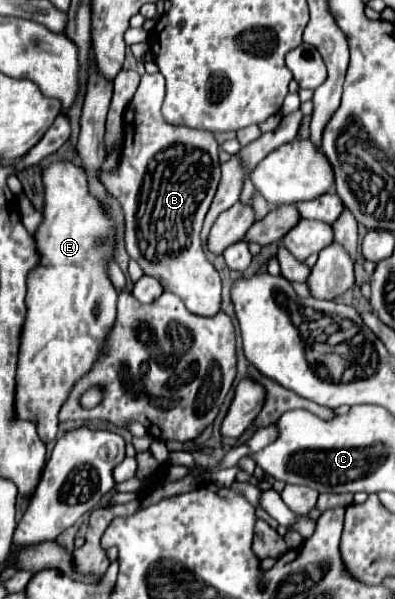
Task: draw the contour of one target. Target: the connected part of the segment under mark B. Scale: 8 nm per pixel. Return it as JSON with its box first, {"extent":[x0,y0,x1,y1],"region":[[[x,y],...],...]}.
{"extent":[100,75,220,315],"region":[[[142,75],[140,85],[128,109],[124,111],[124,143],[120,151],[120,161],[114,171],[102,171],[100,181],[106,191],[120,203],[124,213],[124,243],[128,255],[142,267],[150,277],[156,277],[166,291],[176,293],[186,309],[196,315],[214,315],[220,311],[220,277],[212,263],[206,259],[200,229],[202,217],[212,203],[220,181],[220,161],[218,161],[218,143],[210,131],[192,129],[186,125],[170,125],[160,115],[160,103],[164,99],[164,77]]]}

